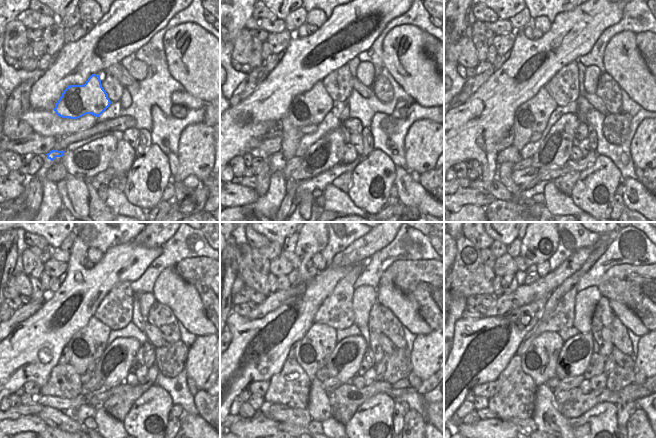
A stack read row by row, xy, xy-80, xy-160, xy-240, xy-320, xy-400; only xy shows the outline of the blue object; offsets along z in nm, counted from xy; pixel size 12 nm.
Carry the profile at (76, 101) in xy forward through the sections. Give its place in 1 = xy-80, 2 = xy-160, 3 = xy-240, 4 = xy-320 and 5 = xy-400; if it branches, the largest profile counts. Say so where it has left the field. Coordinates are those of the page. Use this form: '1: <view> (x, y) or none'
1: xy-80 (310, 108)
2: xy-160 (531, 117)
3: xy-240 (87, 345)
4: xy-320 (313, 350)
5: xy-400 (539, 361)

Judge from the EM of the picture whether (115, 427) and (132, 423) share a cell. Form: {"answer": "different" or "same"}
{"answer": "different"}

